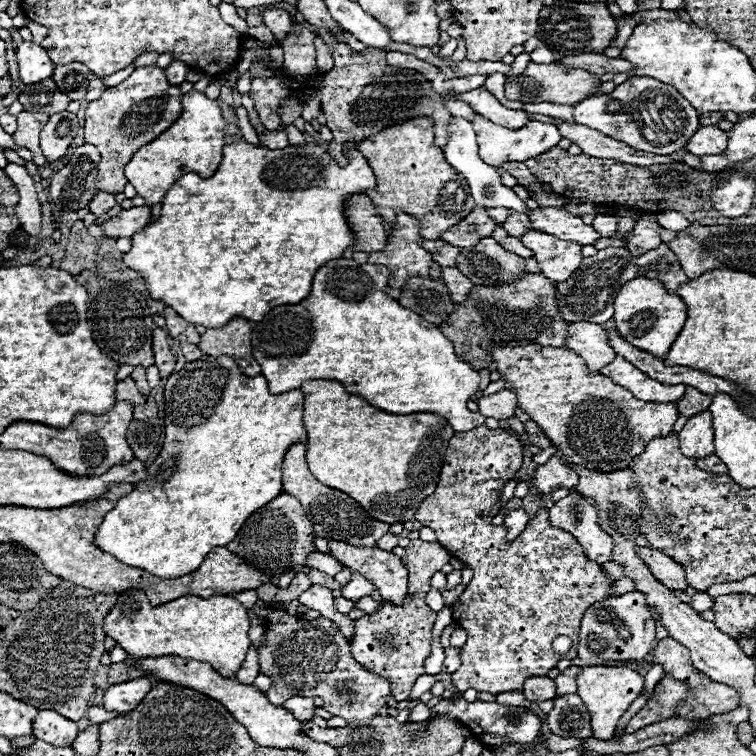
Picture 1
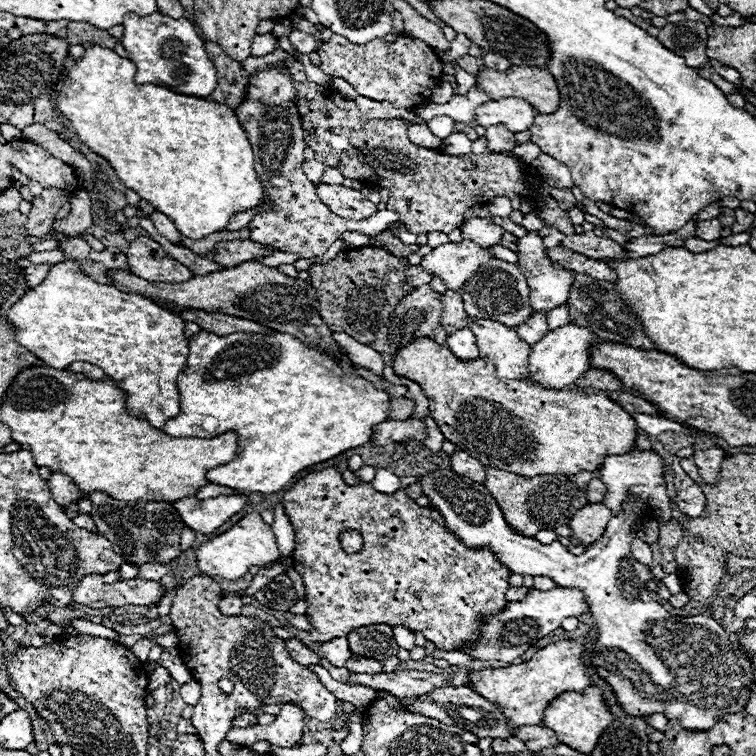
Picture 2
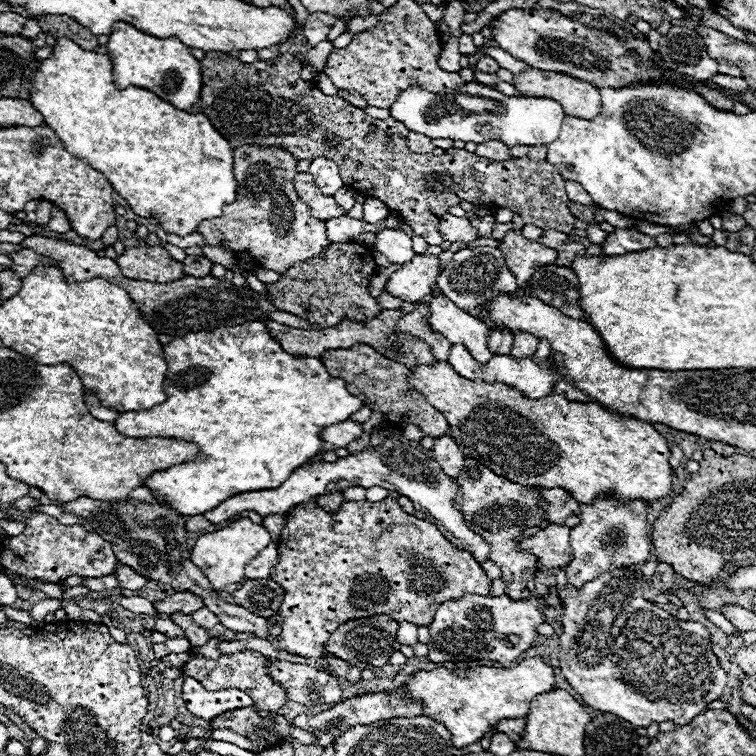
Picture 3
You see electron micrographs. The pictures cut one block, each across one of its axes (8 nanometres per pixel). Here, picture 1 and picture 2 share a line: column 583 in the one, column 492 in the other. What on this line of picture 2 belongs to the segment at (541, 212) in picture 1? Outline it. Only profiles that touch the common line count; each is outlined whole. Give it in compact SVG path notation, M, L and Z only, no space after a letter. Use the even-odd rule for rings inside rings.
M468 218L462 224L462 238L478 242L480 246L494 246L502 240L504 228L494 224L490 218Z

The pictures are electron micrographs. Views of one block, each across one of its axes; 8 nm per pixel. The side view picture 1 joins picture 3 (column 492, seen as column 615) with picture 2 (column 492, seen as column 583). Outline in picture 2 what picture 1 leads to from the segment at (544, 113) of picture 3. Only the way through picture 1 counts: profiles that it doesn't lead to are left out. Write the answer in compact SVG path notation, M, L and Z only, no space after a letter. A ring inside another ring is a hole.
M520 98L490 100L488 104L476 110L476 120L484 128L492 124L504 124L514 134L528 130L534 124L534 116L536 116L536 110L526 100L520 100Z

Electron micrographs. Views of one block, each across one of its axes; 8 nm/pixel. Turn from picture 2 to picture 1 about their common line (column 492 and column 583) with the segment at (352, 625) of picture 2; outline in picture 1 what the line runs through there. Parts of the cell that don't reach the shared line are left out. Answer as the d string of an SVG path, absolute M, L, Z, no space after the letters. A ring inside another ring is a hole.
M478 426L468 434L454 434L450 438L450 446L446 450L440 482L428 498L420 504L414 518L436 532L438 542L460 562L474 570L474 578L462 592L462 596L450 606L454 622L468 632L468 640L464 648L460 648L462 666L452 674L452 686L458 692L474 688L478 692L500 694L506 690L522 690L522 684L530 676L544 676L548 670L556 666L558 660L576 658L578 646L578 626L582 614L598 600L610 594L610 580L600 564L590 562L582 546L574 540L572 534L550 526L548 510L540 510L526 526L526 530L514 538L514 542L506 540L506 526L494 526L492 518L500 510L500 490L506 482L514 480L516 472L522 466L522 444L506 434L502 428L490 430L486 426ZM558 636L568 636L572 646L566 654L552 652L552 642Z

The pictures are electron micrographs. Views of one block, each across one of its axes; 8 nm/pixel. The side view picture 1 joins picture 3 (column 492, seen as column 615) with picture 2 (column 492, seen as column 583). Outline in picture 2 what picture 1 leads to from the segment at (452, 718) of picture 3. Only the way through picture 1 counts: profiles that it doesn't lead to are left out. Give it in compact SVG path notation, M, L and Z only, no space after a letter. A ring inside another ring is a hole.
M584 638L560 640L548 644L546 648L540 648L528 662L512 664L508 668L486 668L480 672L472 672L470 688L484 698L496 702L500 710L508 716L510 726L540 724L544 710L556 696L560 696L562 692L582 692L592 686L590 674L586 672L586 666L582 662L584 644Z

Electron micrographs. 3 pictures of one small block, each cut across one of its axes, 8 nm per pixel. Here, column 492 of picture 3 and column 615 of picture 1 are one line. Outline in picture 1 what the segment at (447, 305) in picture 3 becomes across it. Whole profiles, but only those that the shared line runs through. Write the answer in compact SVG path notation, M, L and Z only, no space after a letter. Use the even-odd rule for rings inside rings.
M572 322L568 326L564 346L584 360L588 372L598 372L602 366L610 364L616 358L614 350L610 350L608 344L608 332L602 330L602 324Z

